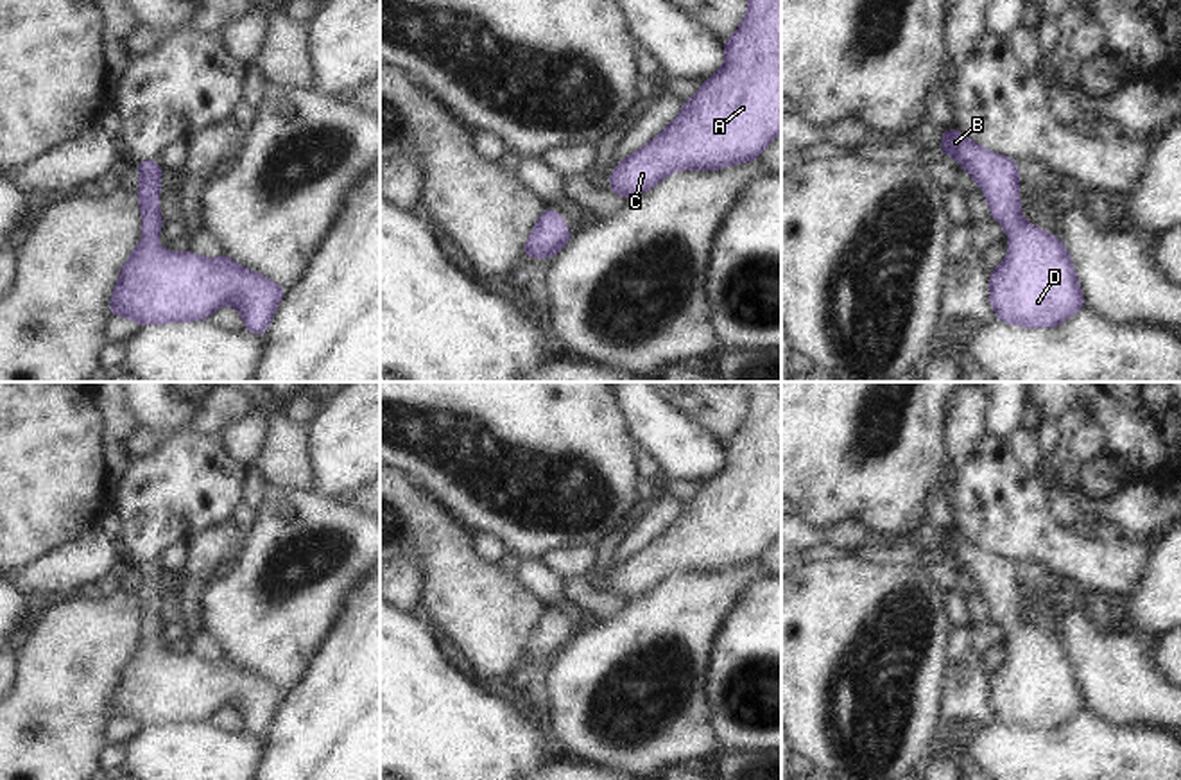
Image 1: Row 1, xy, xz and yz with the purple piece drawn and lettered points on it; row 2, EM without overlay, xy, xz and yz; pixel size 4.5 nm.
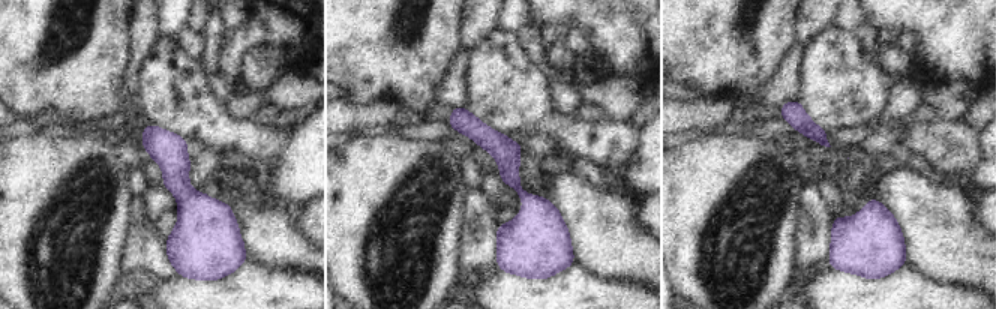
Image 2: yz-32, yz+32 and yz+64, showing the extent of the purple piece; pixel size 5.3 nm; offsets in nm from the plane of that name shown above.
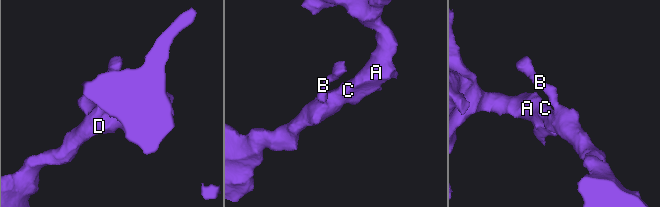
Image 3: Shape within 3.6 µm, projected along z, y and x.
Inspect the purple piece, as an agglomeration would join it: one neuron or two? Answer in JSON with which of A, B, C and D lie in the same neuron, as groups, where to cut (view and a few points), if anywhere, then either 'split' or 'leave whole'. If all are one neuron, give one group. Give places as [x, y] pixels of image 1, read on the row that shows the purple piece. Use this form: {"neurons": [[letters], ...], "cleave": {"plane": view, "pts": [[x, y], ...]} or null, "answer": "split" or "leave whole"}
{"neurons": [["A", "B", "C", "D"]], "cleave": null, "answer": "leave whole"}

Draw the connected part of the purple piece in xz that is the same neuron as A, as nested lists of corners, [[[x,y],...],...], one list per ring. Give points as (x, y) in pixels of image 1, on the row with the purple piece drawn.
[[[749,0],[742,25],[724,41],[724,50],[726,63],[685,102],[677,118],[613,169],[609,190],[634,197],[676,170],[715,170],[758,160],[781,133],[781,0]]]

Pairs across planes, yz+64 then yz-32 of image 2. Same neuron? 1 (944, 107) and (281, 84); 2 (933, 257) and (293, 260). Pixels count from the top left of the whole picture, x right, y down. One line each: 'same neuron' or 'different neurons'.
1: same neuron
2: same neuron

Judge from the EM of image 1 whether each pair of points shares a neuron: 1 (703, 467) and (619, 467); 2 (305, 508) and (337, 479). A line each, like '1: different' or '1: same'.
1: different
2: different

